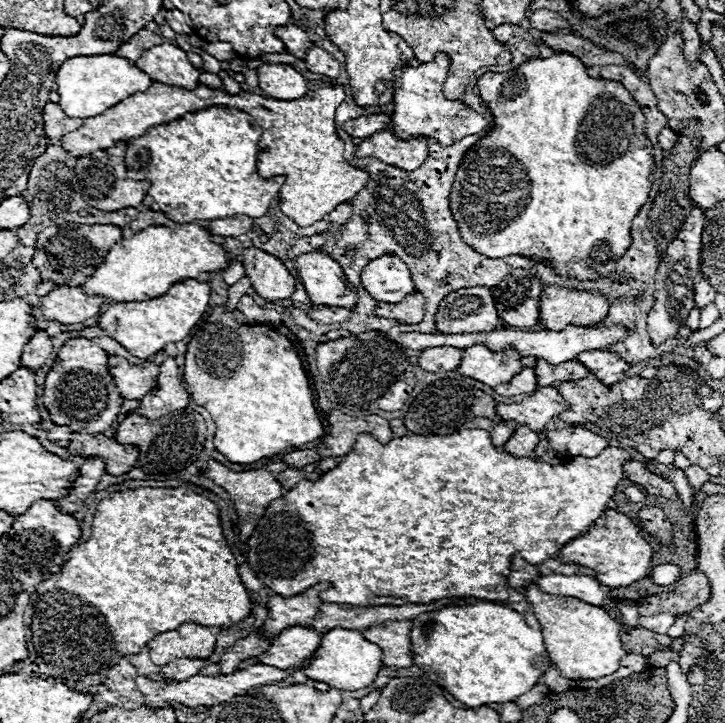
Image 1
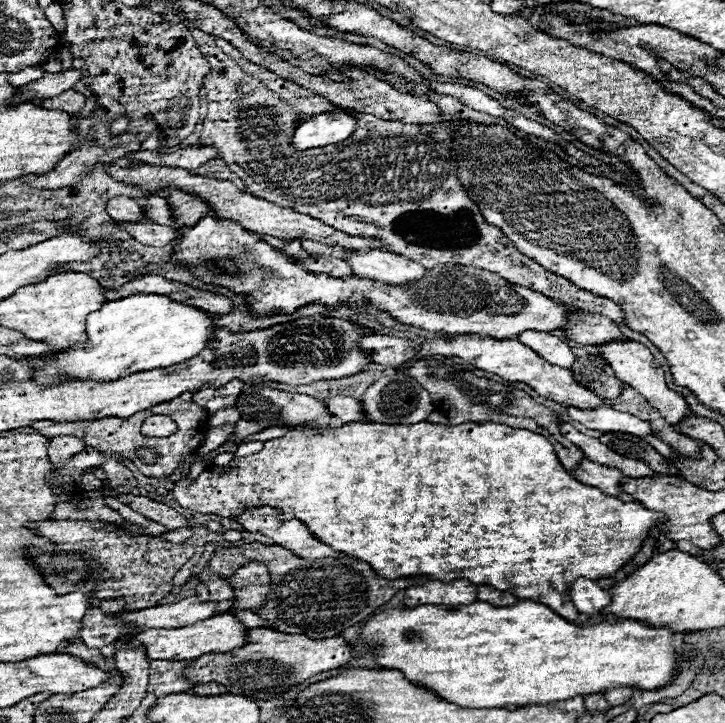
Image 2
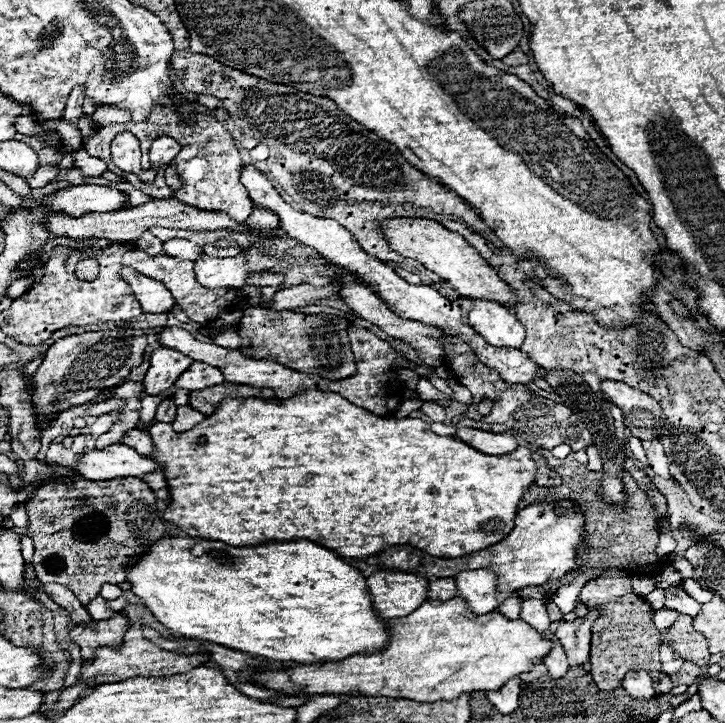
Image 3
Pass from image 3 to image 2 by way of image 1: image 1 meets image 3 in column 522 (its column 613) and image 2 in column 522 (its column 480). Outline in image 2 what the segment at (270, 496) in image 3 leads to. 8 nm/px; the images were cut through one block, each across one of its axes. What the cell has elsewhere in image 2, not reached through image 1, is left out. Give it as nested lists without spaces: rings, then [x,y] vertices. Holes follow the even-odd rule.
[[[350,422],[340,428],[330,430],[290,430],[282,438],[266,440],[264,448],[252,456],[236,456],[228,466],[210,466],[204,470],[190,486],[188,478],[174,482],[174,498],[180,502],[182,508],[190,508],[202,514],[216,514],[216,516],[236,516],[246,506],[272,506],[278,508],[284,520],[302,520],[302,524],[308,526],[314,538],[320,538],[320,542],[330,544],[334,550],[344,552],[346,556],[360,558],[372,566],[372,570],[378,576],[384,578],[404,578],[414,574],[426,574],[430,578],[436,578],[440,582],[452,582],[452,580],[470,580],[472,584],[490,584],[498,590],[510,592],[516,598],[522,600],[534,600],[548,608],[552,608],[558,616],[566,618],[572,624],[578,624],[578,610],[574,610],[574,604],[568,594],[568,586],[576,578],[590,578],[598,580],[602,576],[616,574],[642,546],[642,540],[654,526],[654,522],[664,520],[664,514],[652,512],[644,508],[636,500],[622,500],[616,496],[606,496],[600,490],[592,486],[584,486],[578,480],[570,476],[568,470],[562,468],[558,462],[552,444],[530,430],[514,430],[504,424],[494,422],[464,422],[458,426],[450,424],[432,424],[432,422],[418,422],[418,424],[372,424],[372,422]]]

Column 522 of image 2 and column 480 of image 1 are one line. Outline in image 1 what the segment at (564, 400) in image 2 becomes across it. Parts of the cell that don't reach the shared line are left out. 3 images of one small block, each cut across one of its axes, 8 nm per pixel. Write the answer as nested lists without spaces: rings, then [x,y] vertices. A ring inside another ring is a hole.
[[[482,344],[462,350],[462,360],[456,368],[458,374],[474,378],[490,388],[510,382],[520,370],[520,356],[514,350],[494,354],[488,348],[482,348]]]

